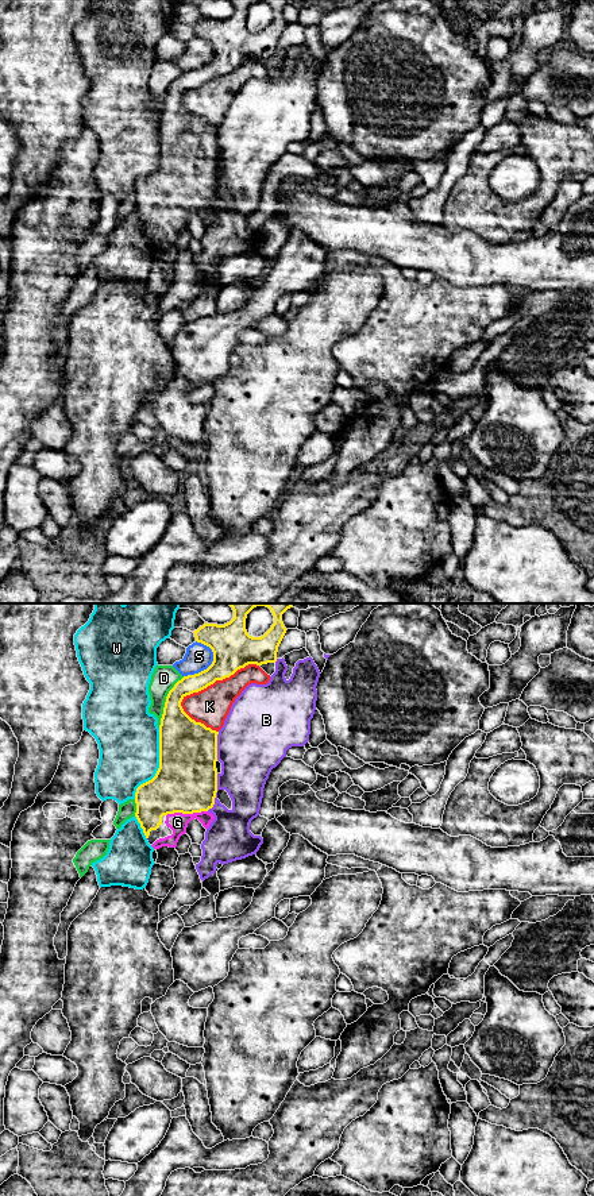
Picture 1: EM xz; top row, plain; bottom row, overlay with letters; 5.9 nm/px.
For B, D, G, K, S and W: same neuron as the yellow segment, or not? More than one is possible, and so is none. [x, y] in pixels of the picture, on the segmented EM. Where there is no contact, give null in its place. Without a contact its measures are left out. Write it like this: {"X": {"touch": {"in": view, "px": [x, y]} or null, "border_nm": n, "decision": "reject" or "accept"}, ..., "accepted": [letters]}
{"B": {"touch": {"in": "xz", "px": [216, 791]}, "border_nm": 240, "decision": "reject"}, "D": {"touch": {"in": "xz", "px": [166, 701]}, "border_nm": 340, "decision": "reject"}, "G": {"touch": {"in": "xz", "px": [186, 813]}, "border_nm": 260, "decision": "accept"}, "K": {"touch": {"in": "xz", "px": [215, 681]}, "border_nm": 550, "decision": "reject"}, "S": {"touch": {"in": "xz", "px": [207, 668]}, "border_nm": 240, "decision": "reject"}, "W": {"touch": {"in": "xz", "px": [159, 766]}, "border_nm": 460, "decision": "reject"}, "accepted": ["G"]}

